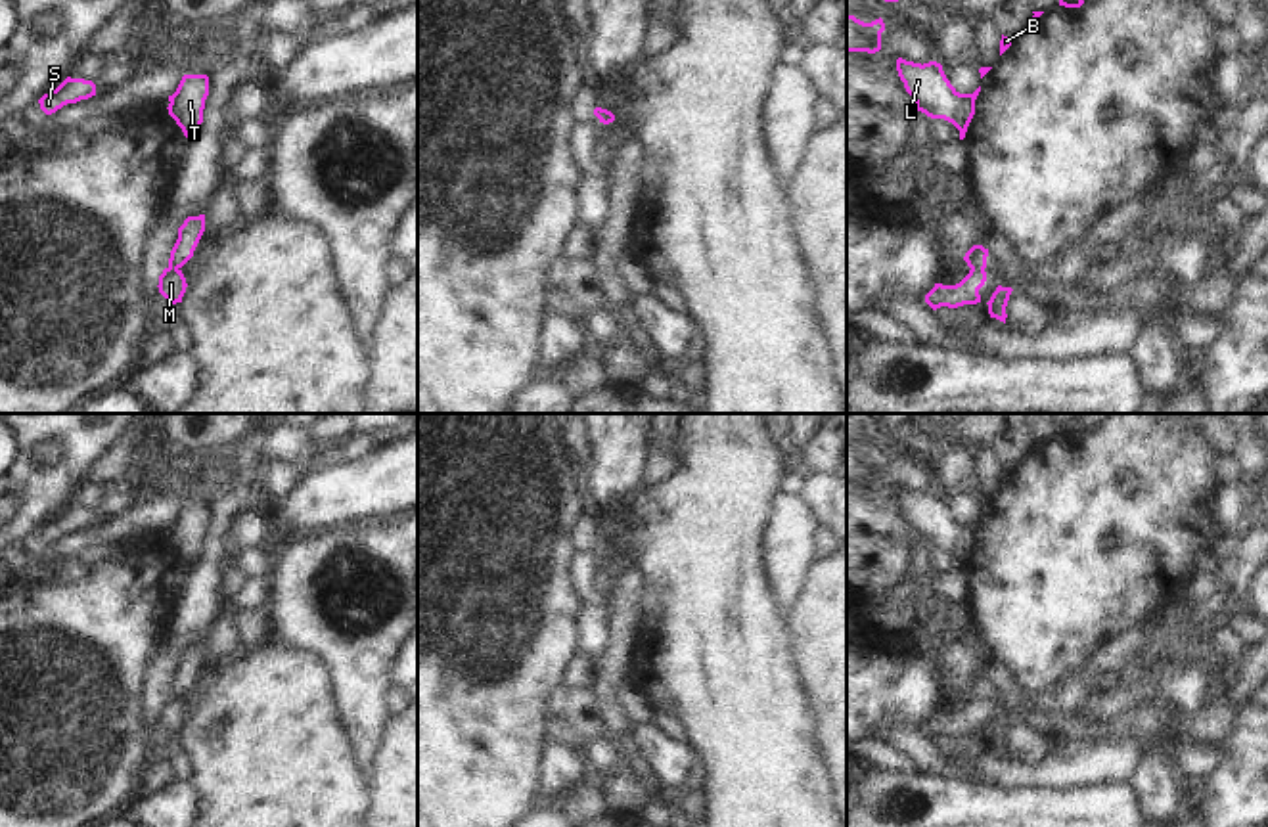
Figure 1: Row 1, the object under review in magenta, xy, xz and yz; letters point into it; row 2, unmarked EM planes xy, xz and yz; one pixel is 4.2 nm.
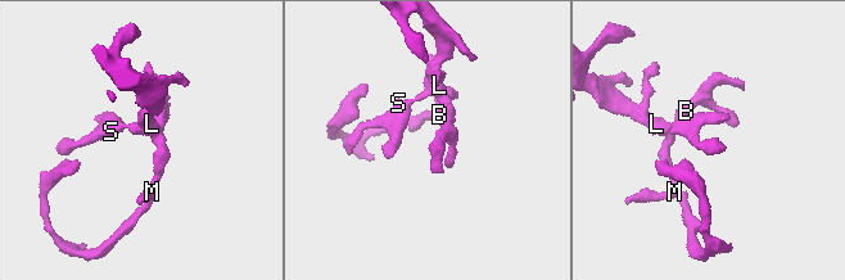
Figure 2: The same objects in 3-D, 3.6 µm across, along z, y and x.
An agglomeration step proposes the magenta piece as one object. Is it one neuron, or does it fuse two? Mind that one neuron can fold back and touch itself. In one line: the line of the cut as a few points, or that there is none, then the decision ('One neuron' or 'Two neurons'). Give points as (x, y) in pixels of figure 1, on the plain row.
Split along yz (972, 695), (983, 701). Two neurons

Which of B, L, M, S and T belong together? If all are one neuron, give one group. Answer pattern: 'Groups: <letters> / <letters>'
Groups: B L S T / M

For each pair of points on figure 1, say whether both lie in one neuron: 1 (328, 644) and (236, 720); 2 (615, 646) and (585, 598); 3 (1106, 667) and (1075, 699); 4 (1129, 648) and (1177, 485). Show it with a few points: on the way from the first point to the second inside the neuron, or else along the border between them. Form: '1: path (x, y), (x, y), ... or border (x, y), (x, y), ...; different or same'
1: border (272, 638), (307, 649), (326, 669), (334, 695); different
2: border (610, 600), (608, 644), (596, 661); different
3: path (1098, 672), (1079, 692); same
4: border (1159, 611), (1154, 611), (1098, 648); different

